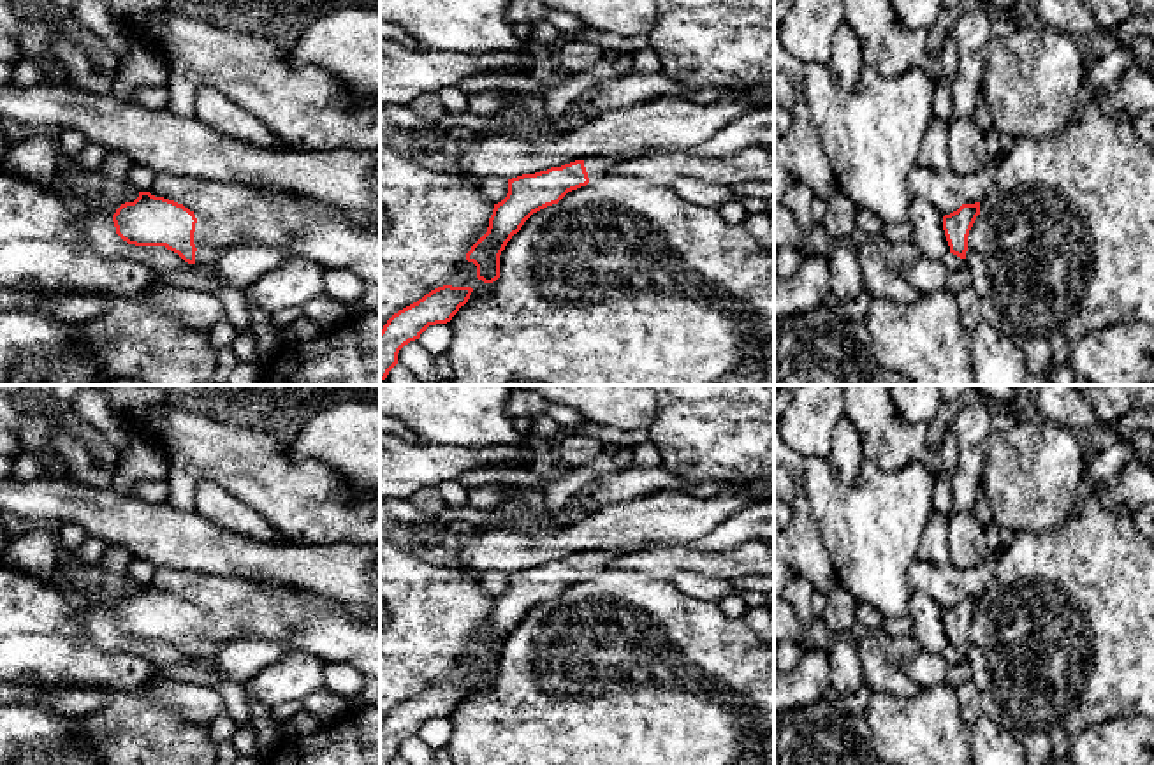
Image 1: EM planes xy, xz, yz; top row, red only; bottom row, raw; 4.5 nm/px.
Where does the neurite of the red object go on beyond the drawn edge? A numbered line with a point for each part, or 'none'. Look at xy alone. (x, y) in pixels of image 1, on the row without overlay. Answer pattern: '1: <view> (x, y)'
1: xy (206, 646)

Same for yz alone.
none

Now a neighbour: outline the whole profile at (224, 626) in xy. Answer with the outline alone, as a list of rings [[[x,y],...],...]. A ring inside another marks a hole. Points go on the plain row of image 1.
[[[237,605],[223,612],[204,612],[199,614],[199,619],[201,635],[215,638],[222,645],[245,638],[253,628],[252,617],[245,605]]]

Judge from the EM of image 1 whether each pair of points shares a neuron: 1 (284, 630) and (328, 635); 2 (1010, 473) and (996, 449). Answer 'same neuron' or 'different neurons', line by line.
1: same neuron
2: same neuron

